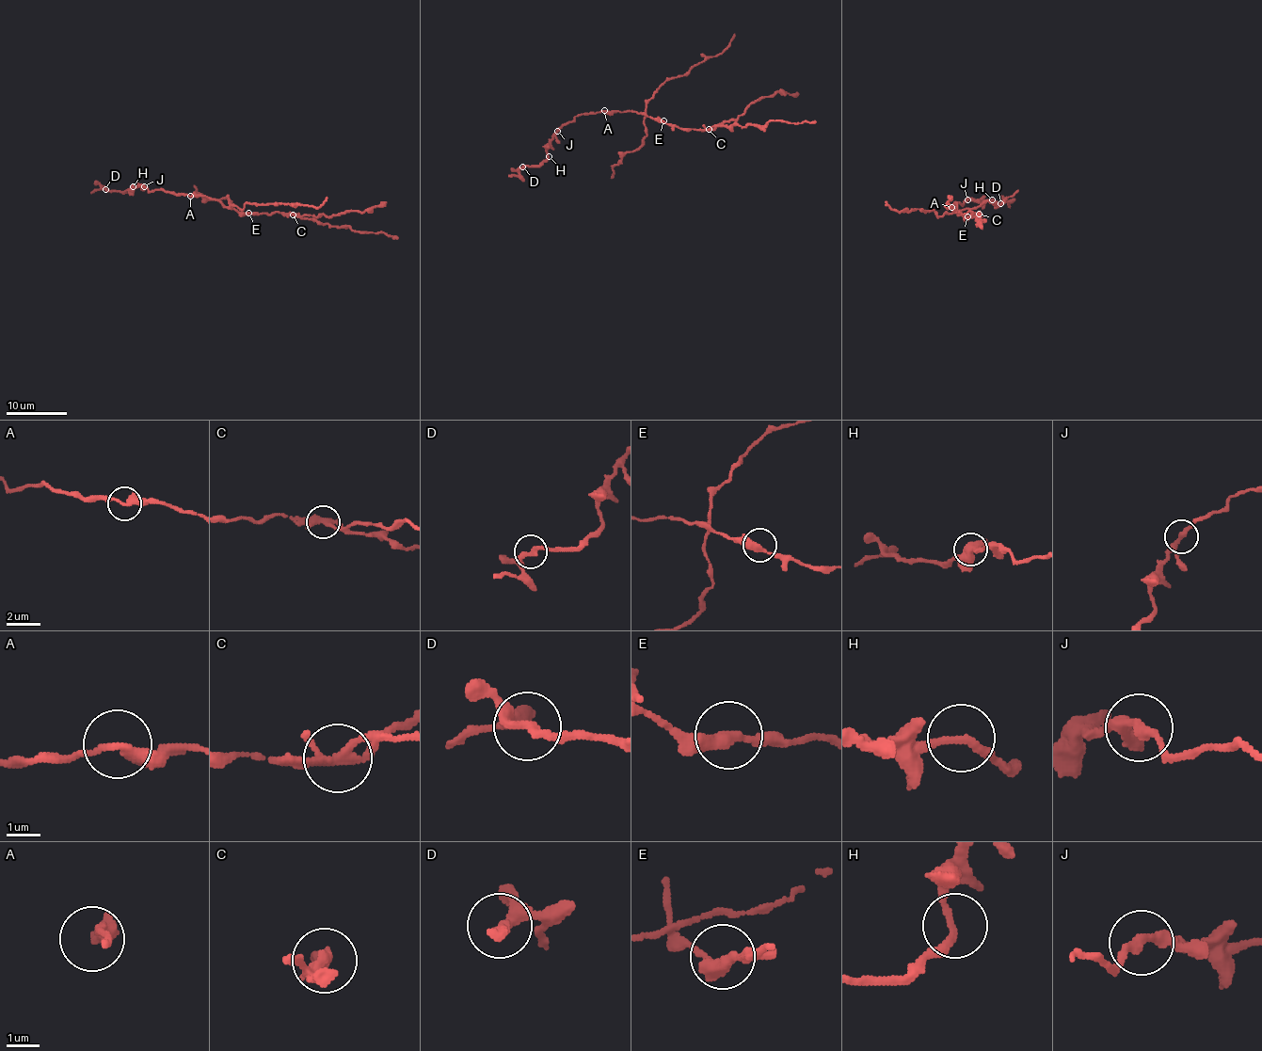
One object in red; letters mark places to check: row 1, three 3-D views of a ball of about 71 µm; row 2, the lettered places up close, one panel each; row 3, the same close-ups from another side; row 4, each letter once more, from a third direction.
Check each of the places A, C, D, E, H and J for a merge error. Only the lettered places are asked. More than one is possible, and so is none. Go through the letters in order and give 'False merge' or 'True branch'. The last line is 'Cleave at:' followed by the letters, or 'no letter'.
A: True branch
C: False merge
D: True branch
E: True branch
H: True branch
J: True branch
Cleave at: C

